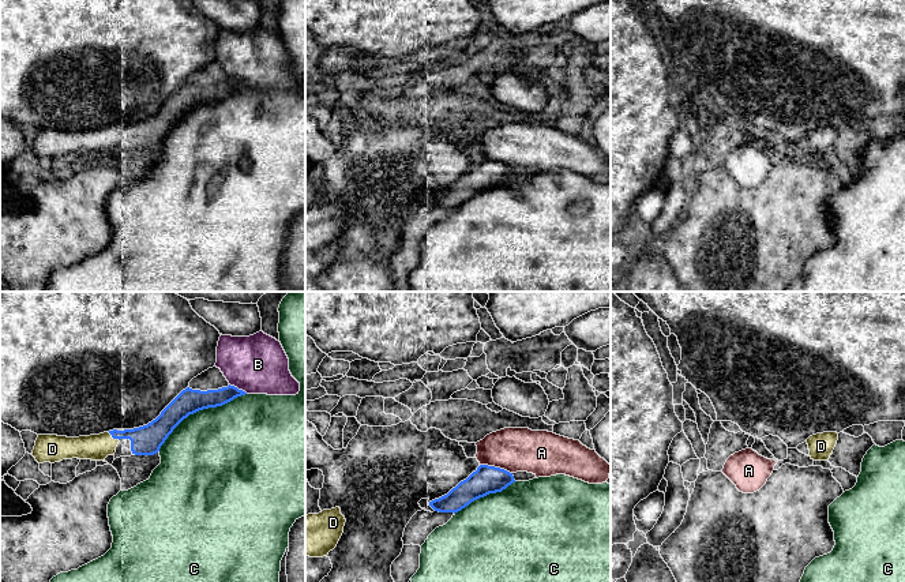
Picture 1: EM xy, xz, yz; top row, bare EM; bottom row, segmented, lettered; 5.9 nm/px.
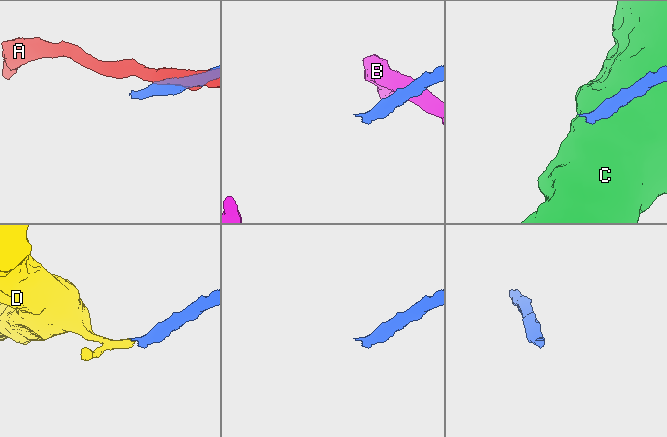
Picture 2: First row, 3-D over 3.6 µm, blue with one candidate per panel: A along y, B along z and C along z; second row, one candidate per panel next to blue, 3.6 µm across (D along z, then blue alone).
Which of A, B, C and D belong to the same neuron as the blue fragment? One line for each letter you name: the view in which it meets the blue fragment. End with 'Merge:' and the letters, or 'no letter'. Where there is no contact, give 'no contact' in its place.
D: contact in xy
Merge: D

